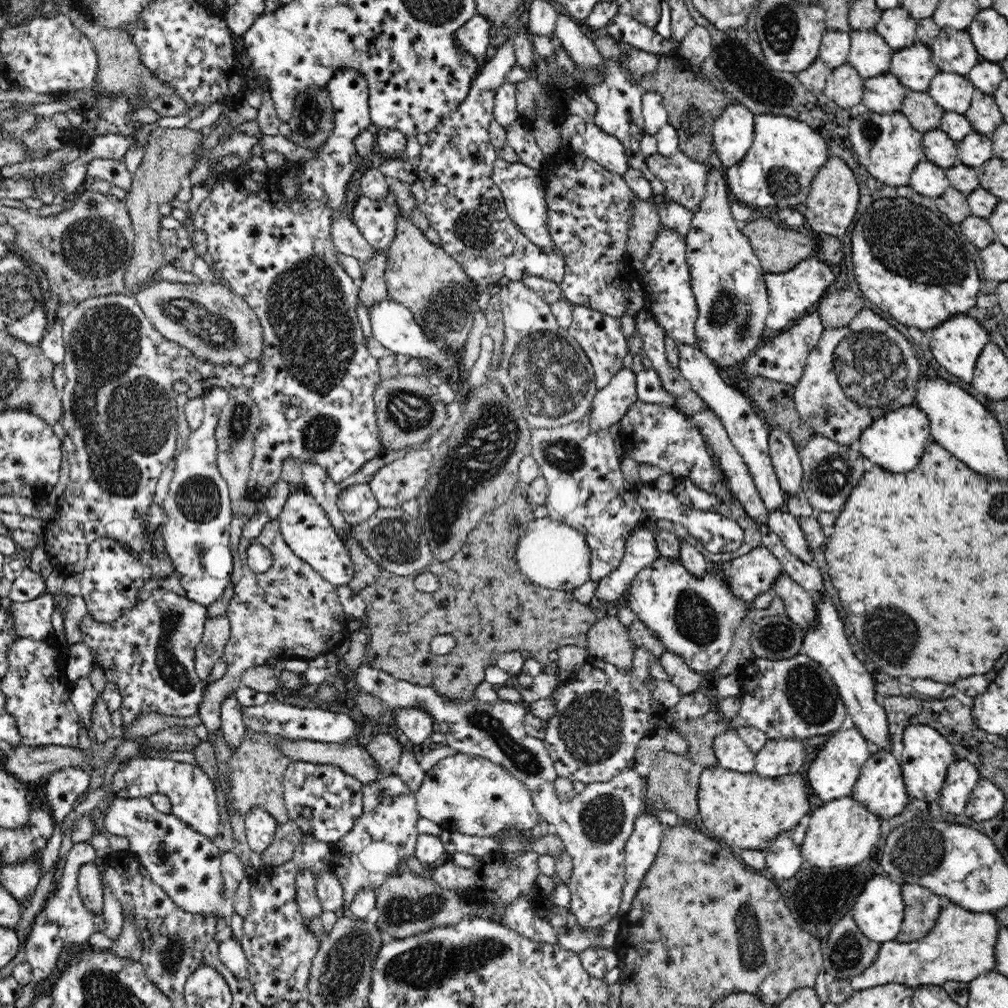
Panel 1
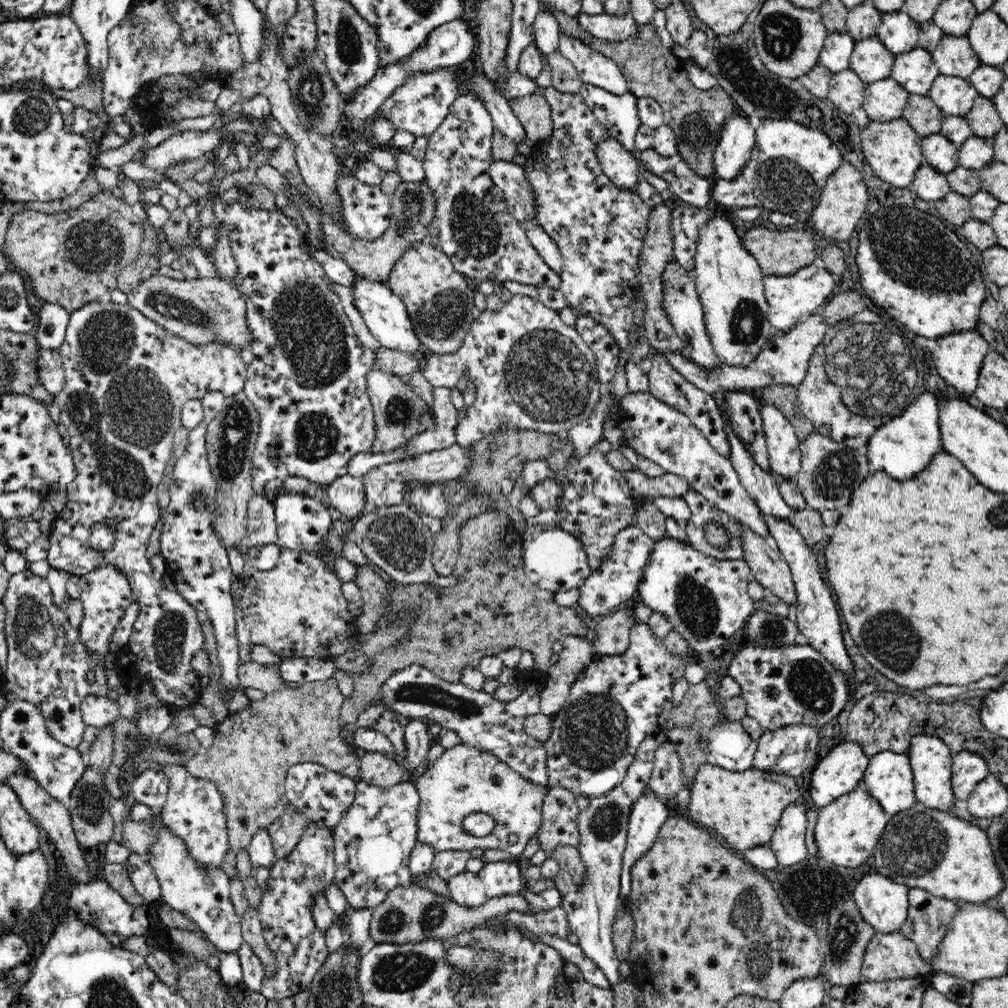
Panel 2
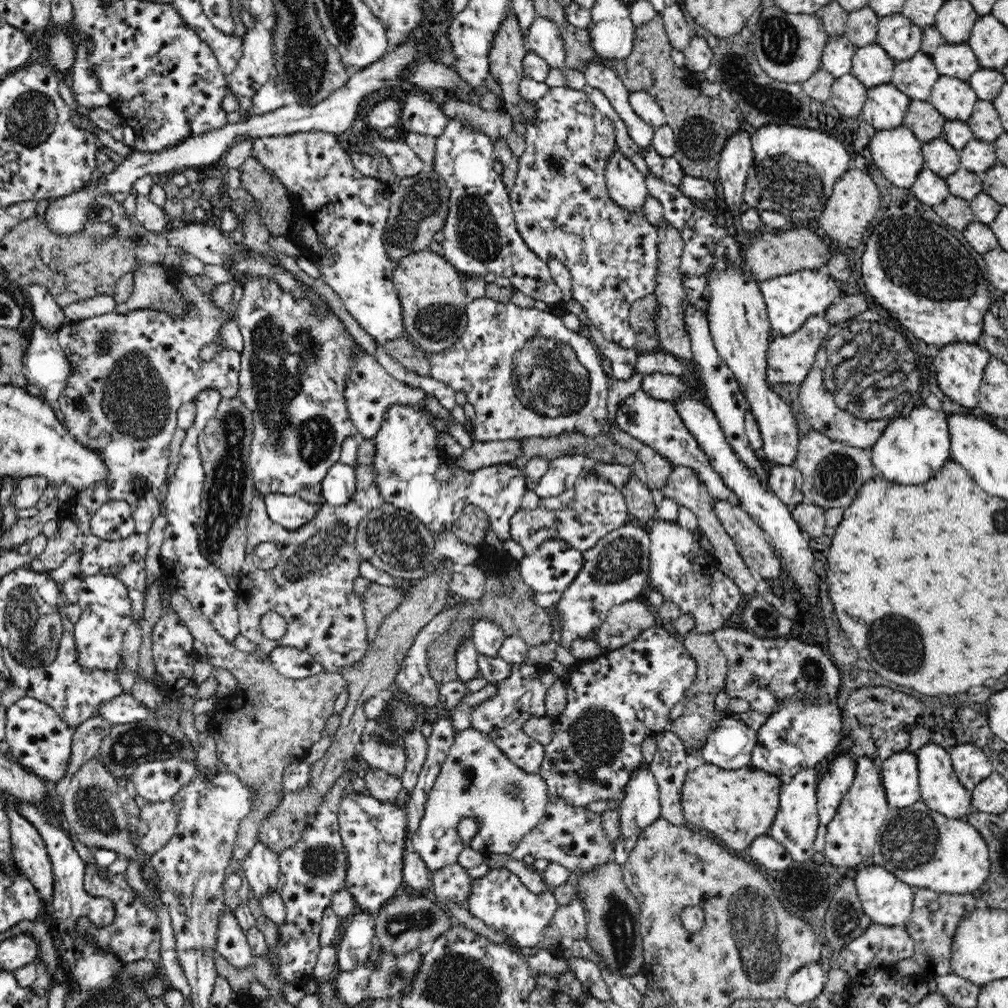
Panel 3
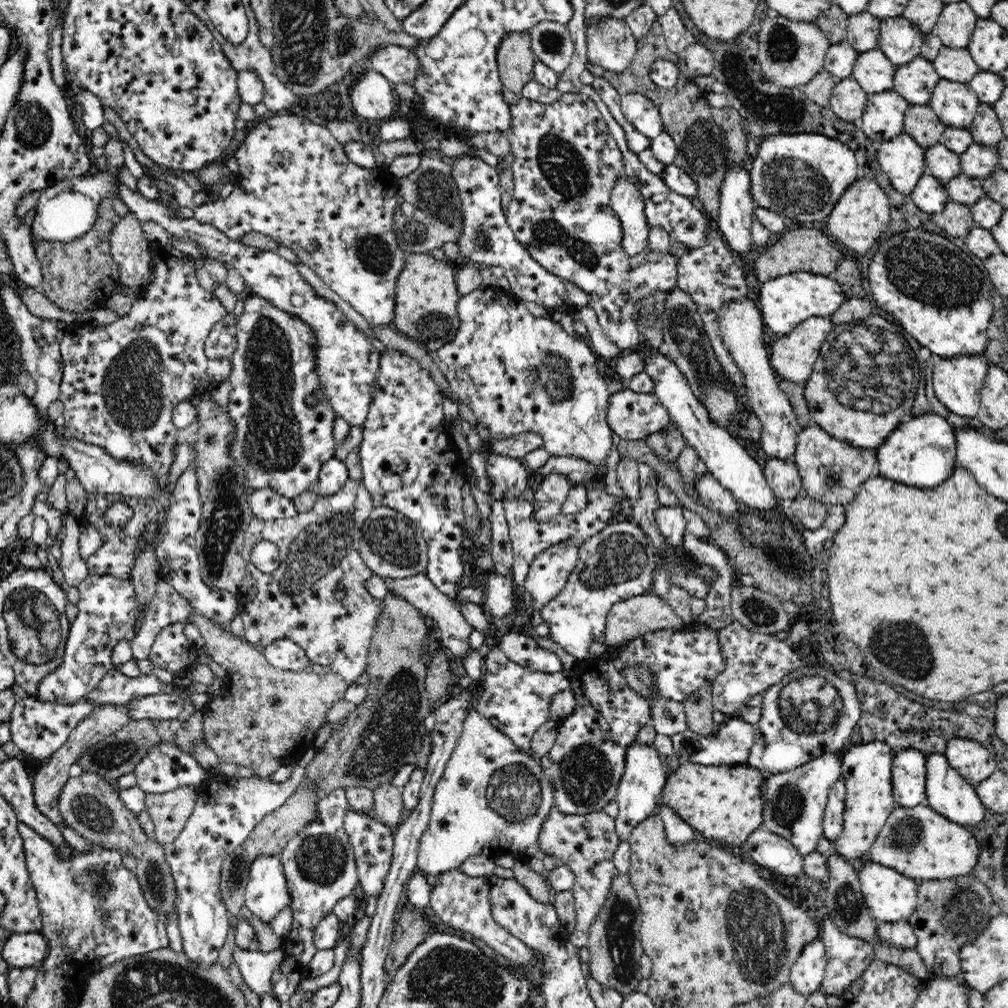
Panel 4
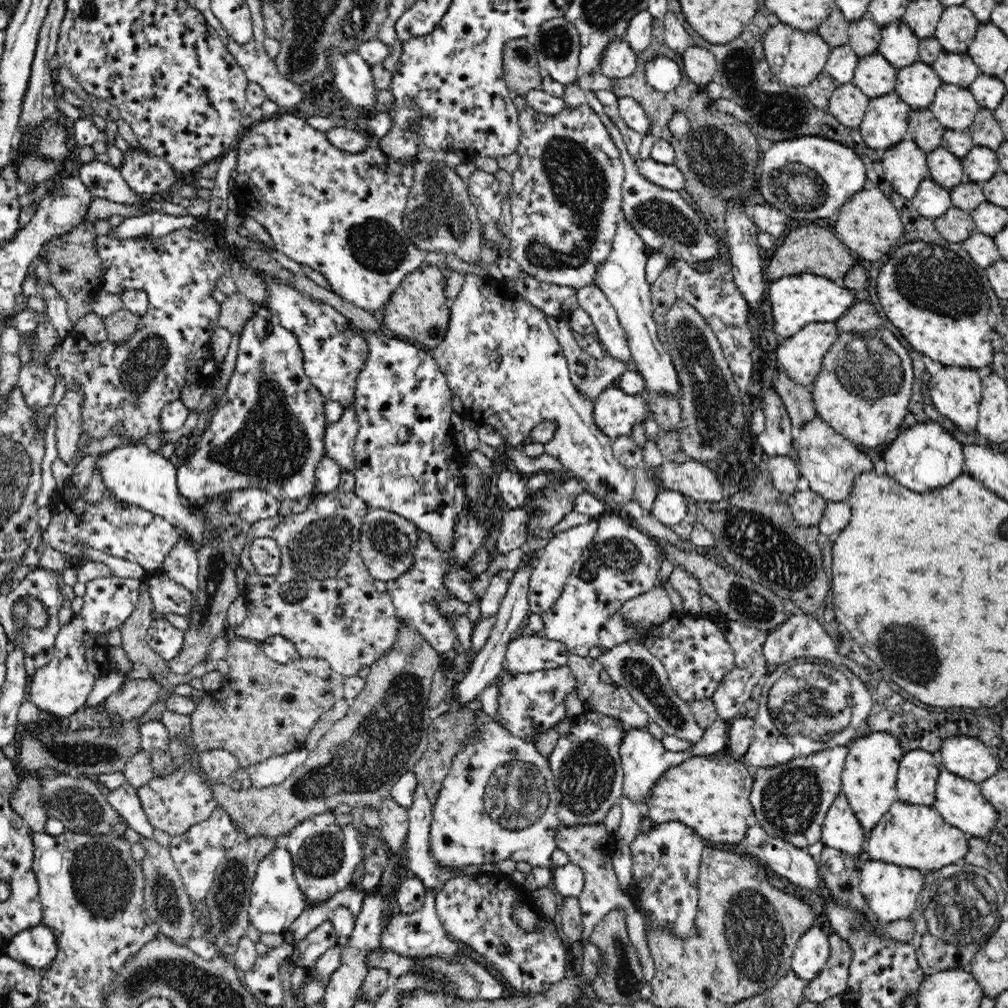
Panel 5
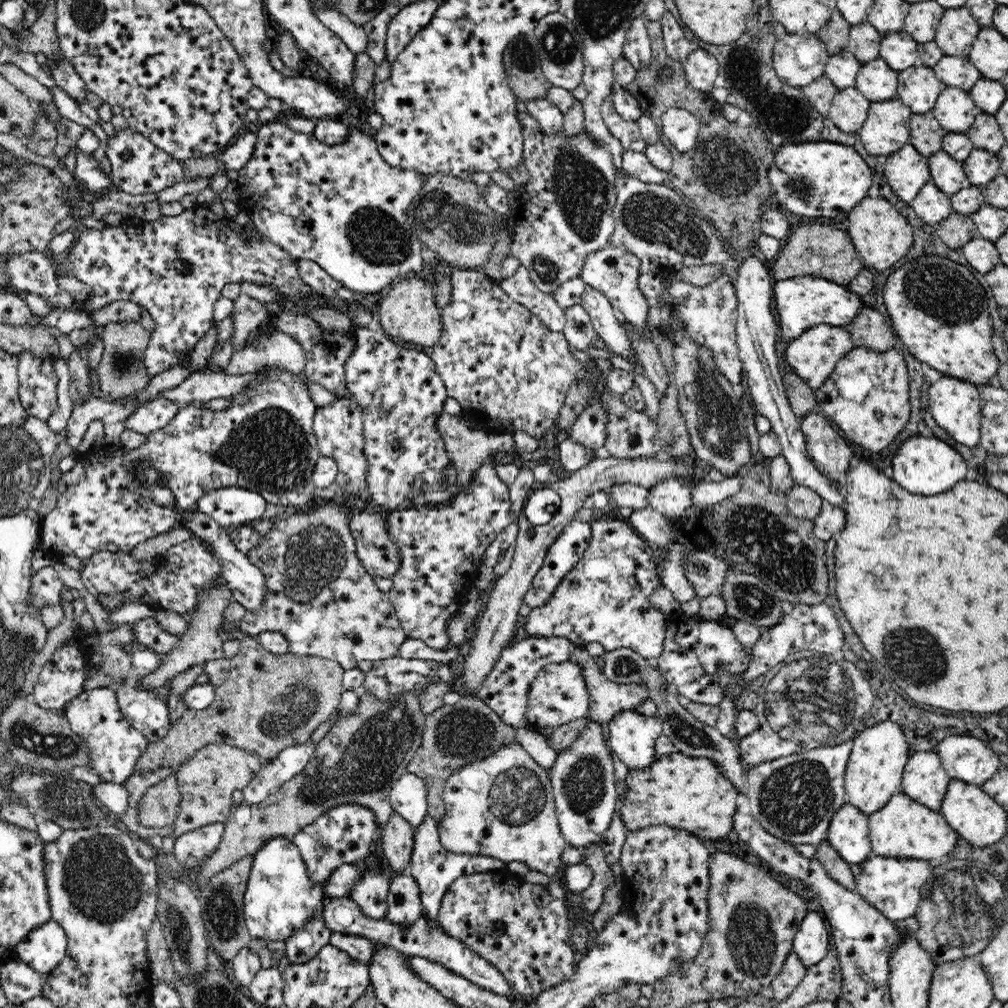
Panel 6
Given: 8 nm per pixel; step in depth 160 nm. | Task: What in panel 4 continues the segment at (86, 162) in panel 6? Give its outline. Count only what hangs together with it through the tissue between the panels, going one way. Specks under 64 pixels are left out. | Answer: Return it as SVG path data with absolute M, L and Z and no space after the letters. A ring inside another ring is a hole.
M117 177L110 178L110 196L108 198L112 200L114 198L120 199L128 207L128 212L134 213L139 222L160 224L174 238L185 238L186 240L195 242L200 248L205 250L205 258L214 258L227 265L227 267L235 268L246 281L250 294L262 297L262 299L268 301L274 307L278 307L278 309L286 311L286 313L294 315L294 317L298 317L298 319L302 320L302 323L306 323L312 329L314 339L316 339L316 344L314 344L314 353L316 353L317 359L315 372L318 375L318 383L320 383L322 395L328 399L328 403L332 405L336 416L342 417L349 424L362 427L364 420L366 420L366 414L368 414L368 406L370 406L370 400L372 400L372 392L374 392L374 378L376 378L376 374L379 372L379 352L374 348L372 341L346 315L338 310L334 303L316 294L314 288L302 279L299 269L294 263L291 263L273 251L261 250L257 247L244 245L244 243L238 243L226 237L213 225L200 223L194 218L184 220L184 218L172 216L168 209L167 201L163 198L156 200L146 198L133 188L130 188L127 184L121 182Z

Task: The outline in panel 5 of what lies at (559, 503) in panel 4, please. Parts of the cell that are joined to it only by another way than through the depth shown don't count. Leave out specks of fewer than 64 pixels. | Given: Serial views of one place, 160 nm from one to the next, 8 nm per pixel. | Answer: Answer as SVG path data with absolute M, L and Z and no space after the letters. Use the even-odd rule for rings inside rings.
M528 509L504 510L502 526L496 543L499 554L508 554L526 542L528 518L530 518Z

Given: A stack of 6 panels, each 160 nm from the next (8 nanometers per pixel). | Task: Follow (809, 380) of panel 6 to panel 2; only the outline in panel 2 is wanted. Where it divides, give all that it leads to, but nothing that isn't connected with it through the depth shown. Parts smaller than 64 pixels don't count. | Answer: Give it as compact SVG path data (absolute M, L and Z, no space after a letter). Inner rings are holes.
M820 312L808 315L792 330L784 332L782 337L771 337L748 368L722 365L720 372L708 372L696 366L688 358L684 358L680 353L664 352L662 357L689 383L711 395L716 390L724 390L724 388L733 392L736 390L749 391L756 387L767 387L772 384L792 384L797 387L806 378L812 354L818 344L822 342L827 326L828 324Z

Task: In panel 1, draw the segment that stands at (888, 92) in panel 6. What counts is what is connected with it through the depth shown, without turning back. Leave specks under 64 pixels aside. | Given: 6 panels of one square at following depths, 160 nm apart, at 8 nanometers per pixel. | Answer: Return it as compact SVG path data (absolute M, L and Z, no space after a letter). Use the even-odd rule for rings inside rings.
M874 30L850 33L851 47L847 62L859 72L860 77L866 80L888 73L896 50Z

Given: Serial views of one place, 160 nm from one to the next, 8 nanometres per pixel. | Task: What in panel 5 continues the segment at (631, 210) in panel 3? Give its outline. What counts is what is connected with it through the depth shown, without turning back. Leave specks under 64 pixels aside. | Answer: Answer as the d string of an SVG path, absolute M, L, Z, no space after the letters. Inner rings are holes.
M622 217L617 223L617 232L612 242L612 250L604 262L596 264L594 284L606 295L617 312L617 317L626 329L628 344L634 361L643 374L645 384L654 394L671 392L678 395L678 375L671 354L666 351L663 341L658 339L656 321L652 317L652 301L650 299L650 283L646 280L646 264L650 253L644 245L642 237L627 224Z

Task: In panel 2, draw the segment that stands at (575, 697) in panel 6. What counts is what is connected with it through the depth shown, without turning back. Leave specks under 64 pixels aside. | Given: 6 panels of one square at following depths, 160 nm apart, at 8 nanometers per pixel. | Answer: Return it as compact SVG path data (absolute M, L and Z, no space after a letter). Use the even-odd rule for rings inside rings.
M412 664L397 670L381 684L378 699L394 713L411 720L423 717L434 720L443 730L454 731L464 744L493 754L520 776L548 787L548 757L544 743L524 731L526 717L541 713L540 694L547 677L544 670L524 670L517 683L518 696L512 701L500 702L490 693L468 688L461 681L442 680L422 665Z

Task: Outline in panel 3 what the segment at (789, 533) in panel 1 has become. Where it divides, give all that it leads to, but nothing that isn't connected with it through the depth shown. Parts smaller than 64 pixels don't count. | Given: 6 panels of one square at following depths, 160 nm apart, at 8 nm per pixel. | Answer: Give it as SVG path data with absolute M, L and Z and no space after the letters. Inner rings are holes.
M689 302L685 306L685 323L691 338L693 357L696 359L696 365L698 365L700 371L702 371L701 378L704 380L704 388L706 388L706 402L714 411L732 450L734 450L738 458L740 458L746 466L749 466L756 473L757 478L767 485L766 465L760 463L760 459L754 455L754 450L752 450L748 435L745 431L745 414L749 411L750 405L743 393L741 384L718 354L713 343L711 332L709 331L707 317L702 315L700 308L690 305Z

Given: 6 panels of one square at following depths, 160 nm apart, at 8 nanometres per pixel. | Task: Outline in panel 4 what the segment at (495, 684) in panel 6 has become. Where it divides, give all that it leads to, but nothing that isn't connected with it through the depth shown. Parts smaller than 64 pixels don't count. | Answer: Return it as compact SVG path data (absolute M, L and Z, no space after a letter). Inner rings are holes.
M512 629L509 634L502 636L500 646L510 661L543 673L560 672L563 669L563 662L560 657L547 648L536 643L535 637L517 629Z

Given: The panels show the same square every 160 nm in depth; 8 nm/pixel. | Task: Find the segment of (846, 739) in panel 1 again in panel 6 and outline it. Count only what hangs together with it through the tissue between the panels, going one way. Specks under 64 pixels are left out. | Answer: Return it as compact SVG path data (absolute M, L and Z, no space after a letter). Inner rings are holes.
M847 802L830 821L827 841L848 864L859 864L872 856L868 815Z

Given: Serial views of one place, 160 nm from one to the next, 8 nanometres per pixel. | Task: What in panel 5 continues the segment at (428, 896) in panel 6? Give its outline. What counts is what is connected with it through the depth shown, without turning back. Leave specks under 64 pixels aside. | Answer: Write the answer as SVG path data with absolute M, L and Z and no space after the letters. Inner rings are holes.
M420 784L416 787L415 793L413 794L413 803L407 810L407 815L409 818L409 831L403 855L404 871L408 875L420 879L424 883L424 887L426 887L426 892L430 891L432 896L436 896L450 879L462 875L463 868L468 866L442 866L441 862L437 862L437 858L431 852L430 829L433 819L433 806L428 800L424 787Z

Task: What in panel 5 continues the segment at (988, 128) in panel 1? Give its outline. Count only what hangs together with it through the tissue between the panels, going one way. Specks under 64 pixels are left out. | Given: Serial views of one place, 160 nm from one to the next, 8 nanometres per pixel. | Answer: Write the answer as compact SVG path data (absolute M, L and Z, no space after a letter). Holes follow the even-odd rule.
M980 108L973 124L966 132L972 137L975 146L988 148L992 151L999 150L1006 141L1003 130L996 121L993 112L986 108Z

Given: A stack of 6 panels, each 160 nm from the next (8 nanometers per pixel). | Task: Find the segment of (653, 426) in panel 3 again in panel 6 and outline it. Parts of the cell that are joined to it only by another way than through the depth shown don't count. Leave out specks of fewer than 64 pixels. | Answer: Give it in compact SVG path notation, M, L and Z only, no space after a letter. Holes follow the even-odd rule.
M593 399L590 405L572 422L567 434L572 441L595 454L605 444L606 427L604 422L606 422L604 407L600 401Z

